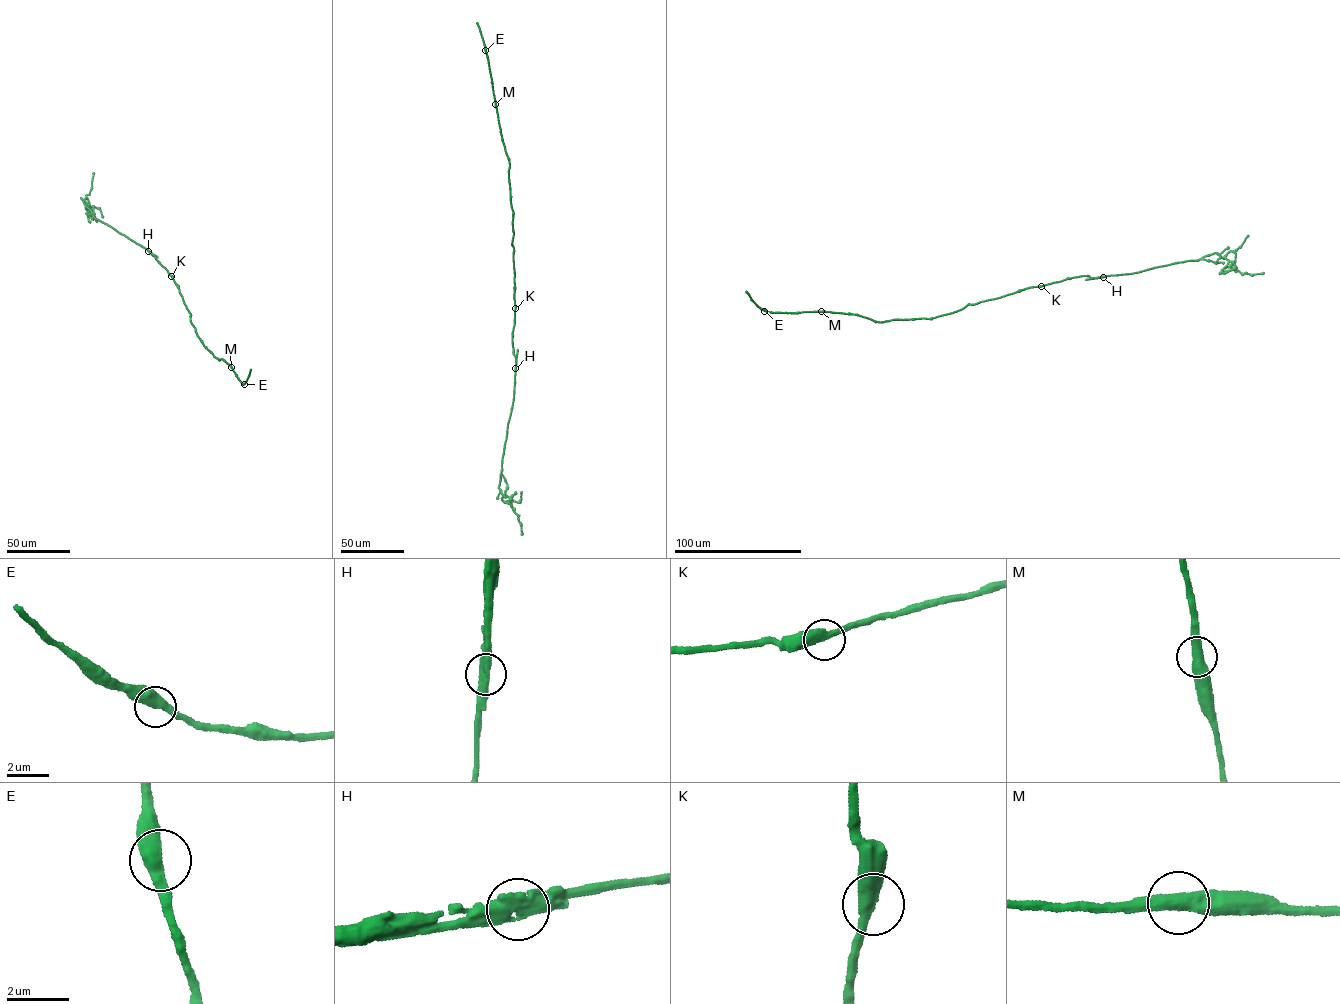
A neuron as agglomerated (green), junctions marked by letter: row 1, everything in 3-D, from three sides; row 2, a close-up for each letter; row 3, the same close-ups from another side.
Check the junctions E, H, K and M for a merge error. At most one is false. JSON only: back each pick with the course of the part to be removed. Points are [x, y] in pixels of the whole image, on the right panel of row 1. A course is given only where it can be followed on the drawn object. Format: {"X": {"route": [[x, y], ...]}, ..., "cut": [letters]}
{"H": {"route": [[1103, 277], [1086, 279]]}, "cut": ["H"]}

